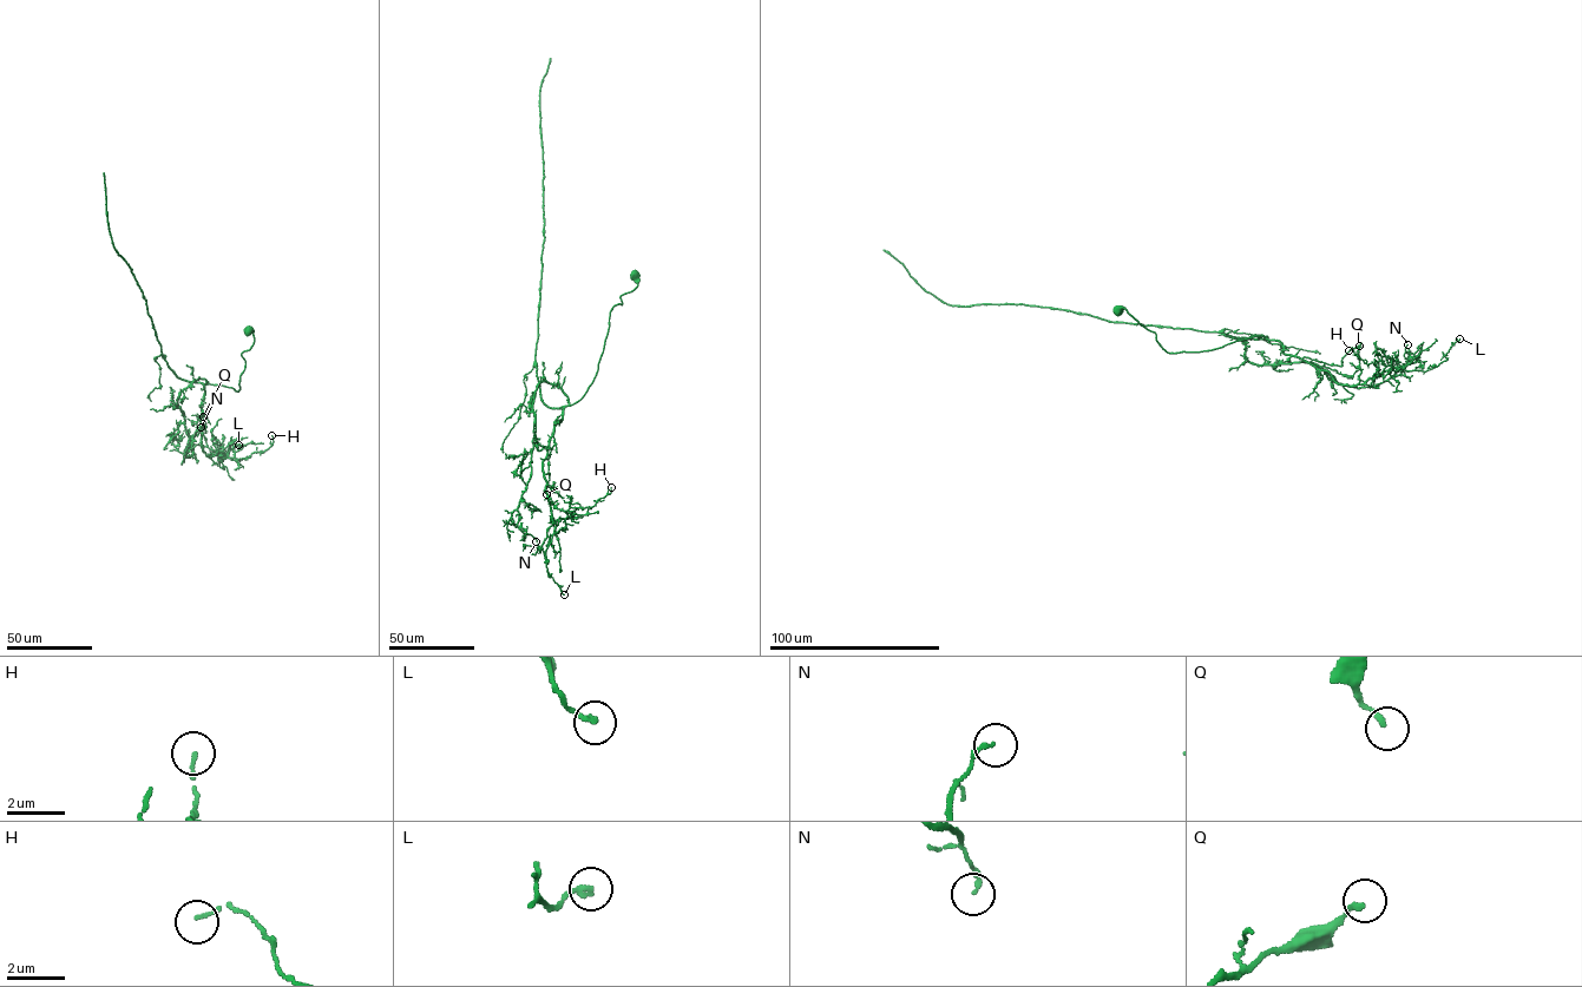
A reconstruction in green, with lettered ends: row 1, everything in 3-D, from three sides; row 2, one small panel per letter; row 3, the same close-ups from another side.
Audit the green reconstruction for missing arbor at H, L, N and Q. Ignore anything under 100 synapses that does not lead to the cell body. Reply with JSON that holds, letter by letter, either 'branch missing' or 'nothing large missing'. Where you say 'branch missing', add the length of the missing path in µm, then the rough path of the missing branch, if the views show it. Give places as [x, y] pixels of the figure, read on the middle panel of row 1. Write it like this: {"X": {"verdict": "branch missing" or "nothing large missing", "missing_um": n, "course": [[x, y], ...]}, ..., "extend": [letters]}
{"H": {"verdict": "nothing large missing"}, "L": {"verdict": "nothing large missing"}, "N": {"verdict": "nothing large missing"}, "Q": {"verdict": "nothing large missing"}, "extend": []}

